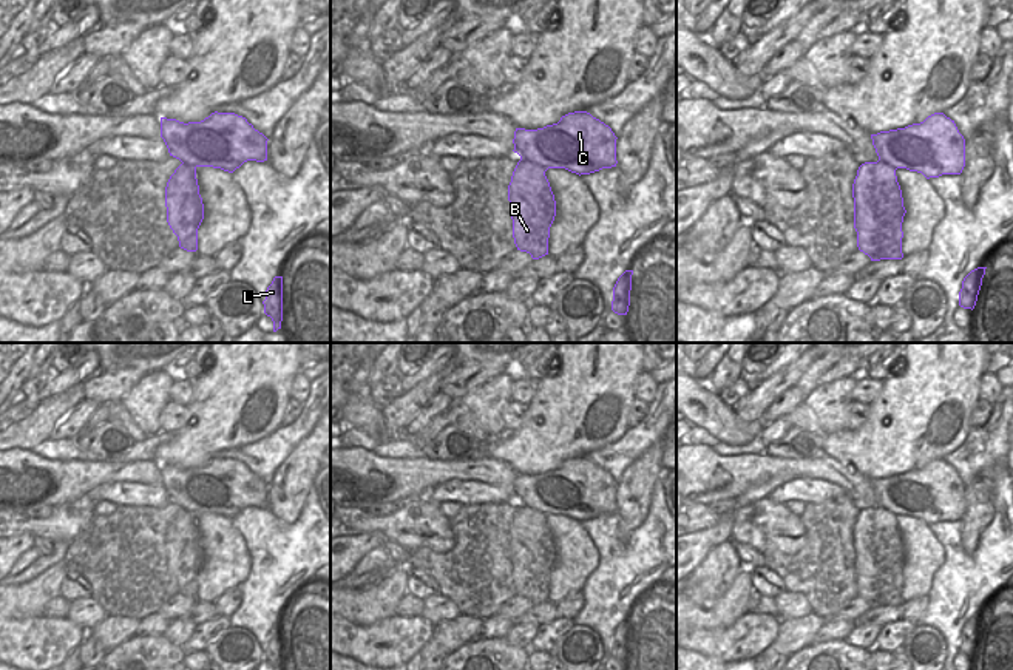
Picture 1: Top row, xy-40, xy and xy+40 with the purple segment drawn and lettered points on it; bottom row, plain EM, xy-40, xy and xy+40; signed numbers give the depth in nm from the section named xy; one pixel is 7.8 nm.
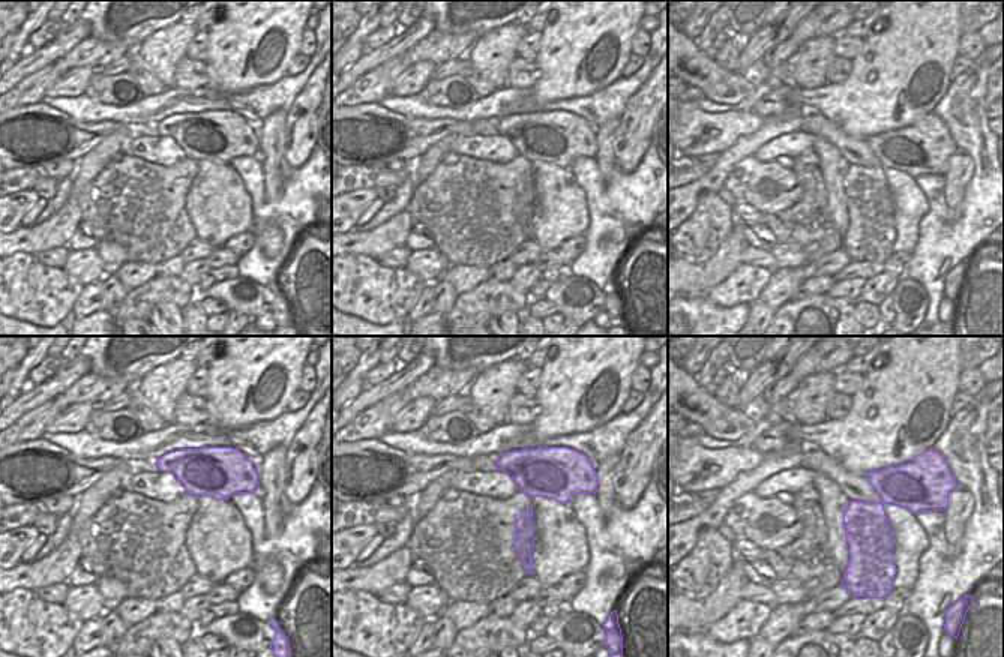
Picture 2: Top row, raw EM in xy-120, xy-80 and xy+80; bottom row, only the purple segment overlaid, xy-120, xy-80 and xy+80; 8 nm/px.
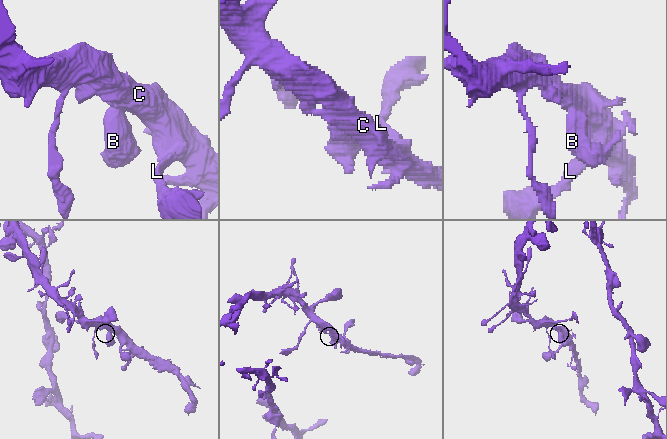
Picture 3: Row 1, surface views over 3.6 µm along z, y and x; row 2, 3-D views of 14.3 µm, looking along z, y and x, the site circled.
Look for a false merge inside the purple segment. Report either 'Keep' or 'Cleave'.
Keep

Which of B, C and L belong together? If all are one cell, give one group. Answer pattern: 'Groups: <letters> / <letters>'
Groups: B C L

